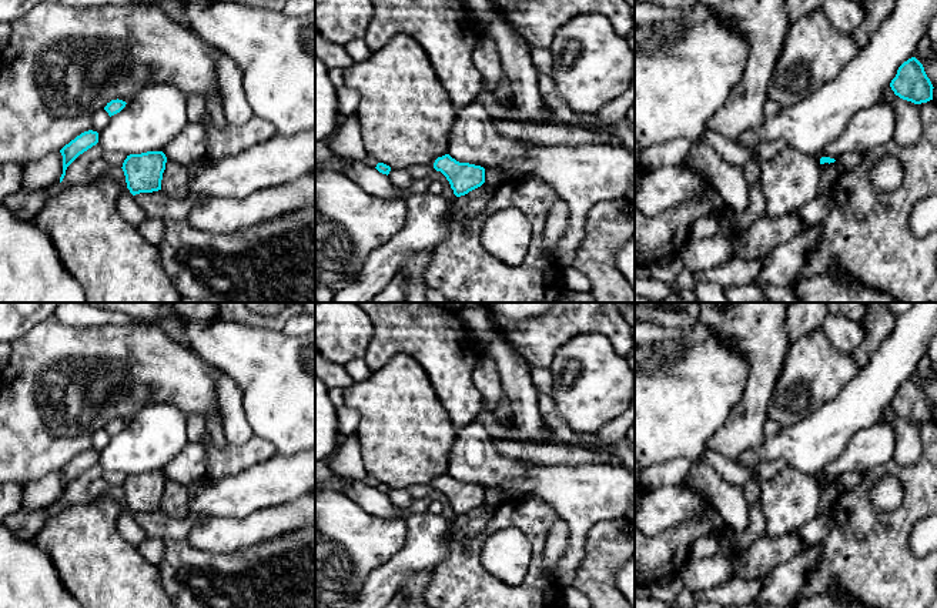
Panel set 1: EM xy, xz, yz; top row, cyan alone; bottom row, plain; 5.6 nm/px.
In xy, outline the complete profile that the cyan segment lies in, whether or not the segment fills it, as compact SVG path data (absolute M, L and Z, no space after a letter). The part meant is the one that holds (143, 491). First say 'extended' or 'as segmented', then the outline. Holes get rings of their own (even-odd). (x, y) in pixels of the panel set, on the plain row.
as segmented | M163 471L130 474L123 482L127 508L133 515L161 510L167 477Z

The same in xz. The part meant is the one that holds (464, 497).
as segmented | M449 474L438 477L434 482L434 488L446 497L456 517L465 515L485 502L483 487L459 482Z

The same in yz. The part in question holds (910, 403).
as segmented | M916 377L908 378L898 387L890 407L896 415L914 424L933 420L934 407Z

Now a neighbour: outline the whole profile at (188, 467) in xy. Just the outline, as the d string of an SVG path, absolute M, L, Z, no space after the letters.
M188 442L163 470L168 481L190 487L207 480L207 452L201 444Z

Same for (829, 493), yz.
M824 482L820 485L820 502L819 502L819 514L830 514L834 501L839 498L840 491L837 490L837 484Z

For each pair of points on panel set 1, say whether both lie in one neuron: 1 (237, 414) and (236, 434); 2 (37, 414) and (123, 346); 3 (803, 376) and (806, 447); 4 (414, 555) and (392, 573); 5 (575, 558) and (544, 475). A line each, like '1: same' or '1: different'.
1: same
2: same
3: different
4: same
5: same

